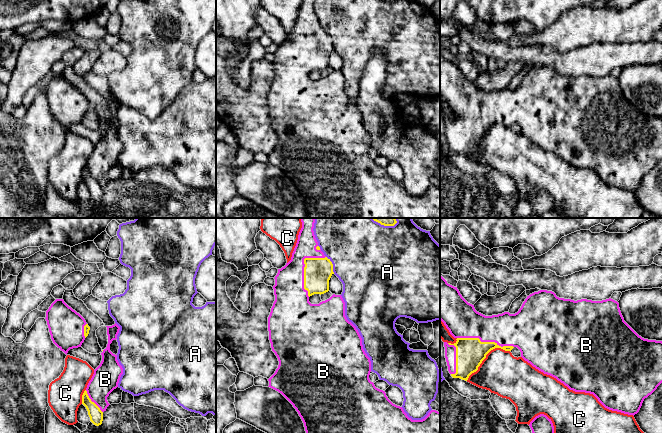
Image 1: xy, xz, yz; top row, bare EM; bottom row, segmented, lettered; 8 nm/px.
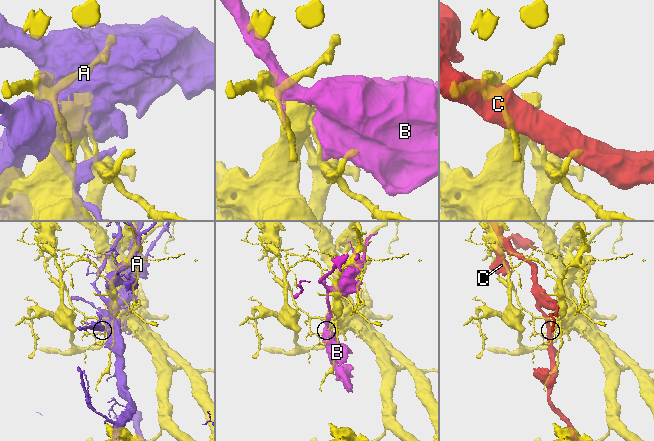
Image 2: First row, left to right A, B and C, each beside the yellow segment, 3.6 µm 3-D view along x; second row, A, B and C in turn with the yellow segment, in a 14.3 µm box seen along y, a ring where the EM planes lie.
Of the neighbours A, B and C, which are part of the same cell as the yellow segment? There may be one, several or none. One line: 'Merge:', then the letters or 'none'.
Merge: B

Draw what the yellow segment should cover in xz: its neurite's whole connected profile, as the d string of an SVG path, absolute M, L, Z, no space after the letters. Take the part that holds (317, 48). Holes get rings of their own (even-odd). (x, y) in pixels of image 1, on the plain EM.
M302 0L291 36L284 43L278 45L278 49L274 54L275 77L268 93L268 107L271 124L278 134L279 141L275 149L268 155L268 163L281 169L296 185L304 199L307 218L440 218L440 188L431 186L424 195L412 196L402 183L393 180L388 175L385 167L376 164L374 159L370 157L371 137L363 125L362 114L358 106L345 92L345 78L342 72L333 70L329 75L319 80L309 78L310 72L314 70L321 71L329 67L329 56L334 50L333 40L318 22L313 4L314 0Z

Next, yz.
M440 52L440 96L457 116L454 120L444 118L448 147L453 154L467 157L491 126L501 124L511 127L517 123L525 137L556 154L570 166L593 170L605 184L633 192L639 188L644 175L662 159L662 117L639 112L624 97L619 79L611 74L574 77L559 74L552 67L540 66L527 72L515 90L504 88L485 92L462 73L457 63Z

